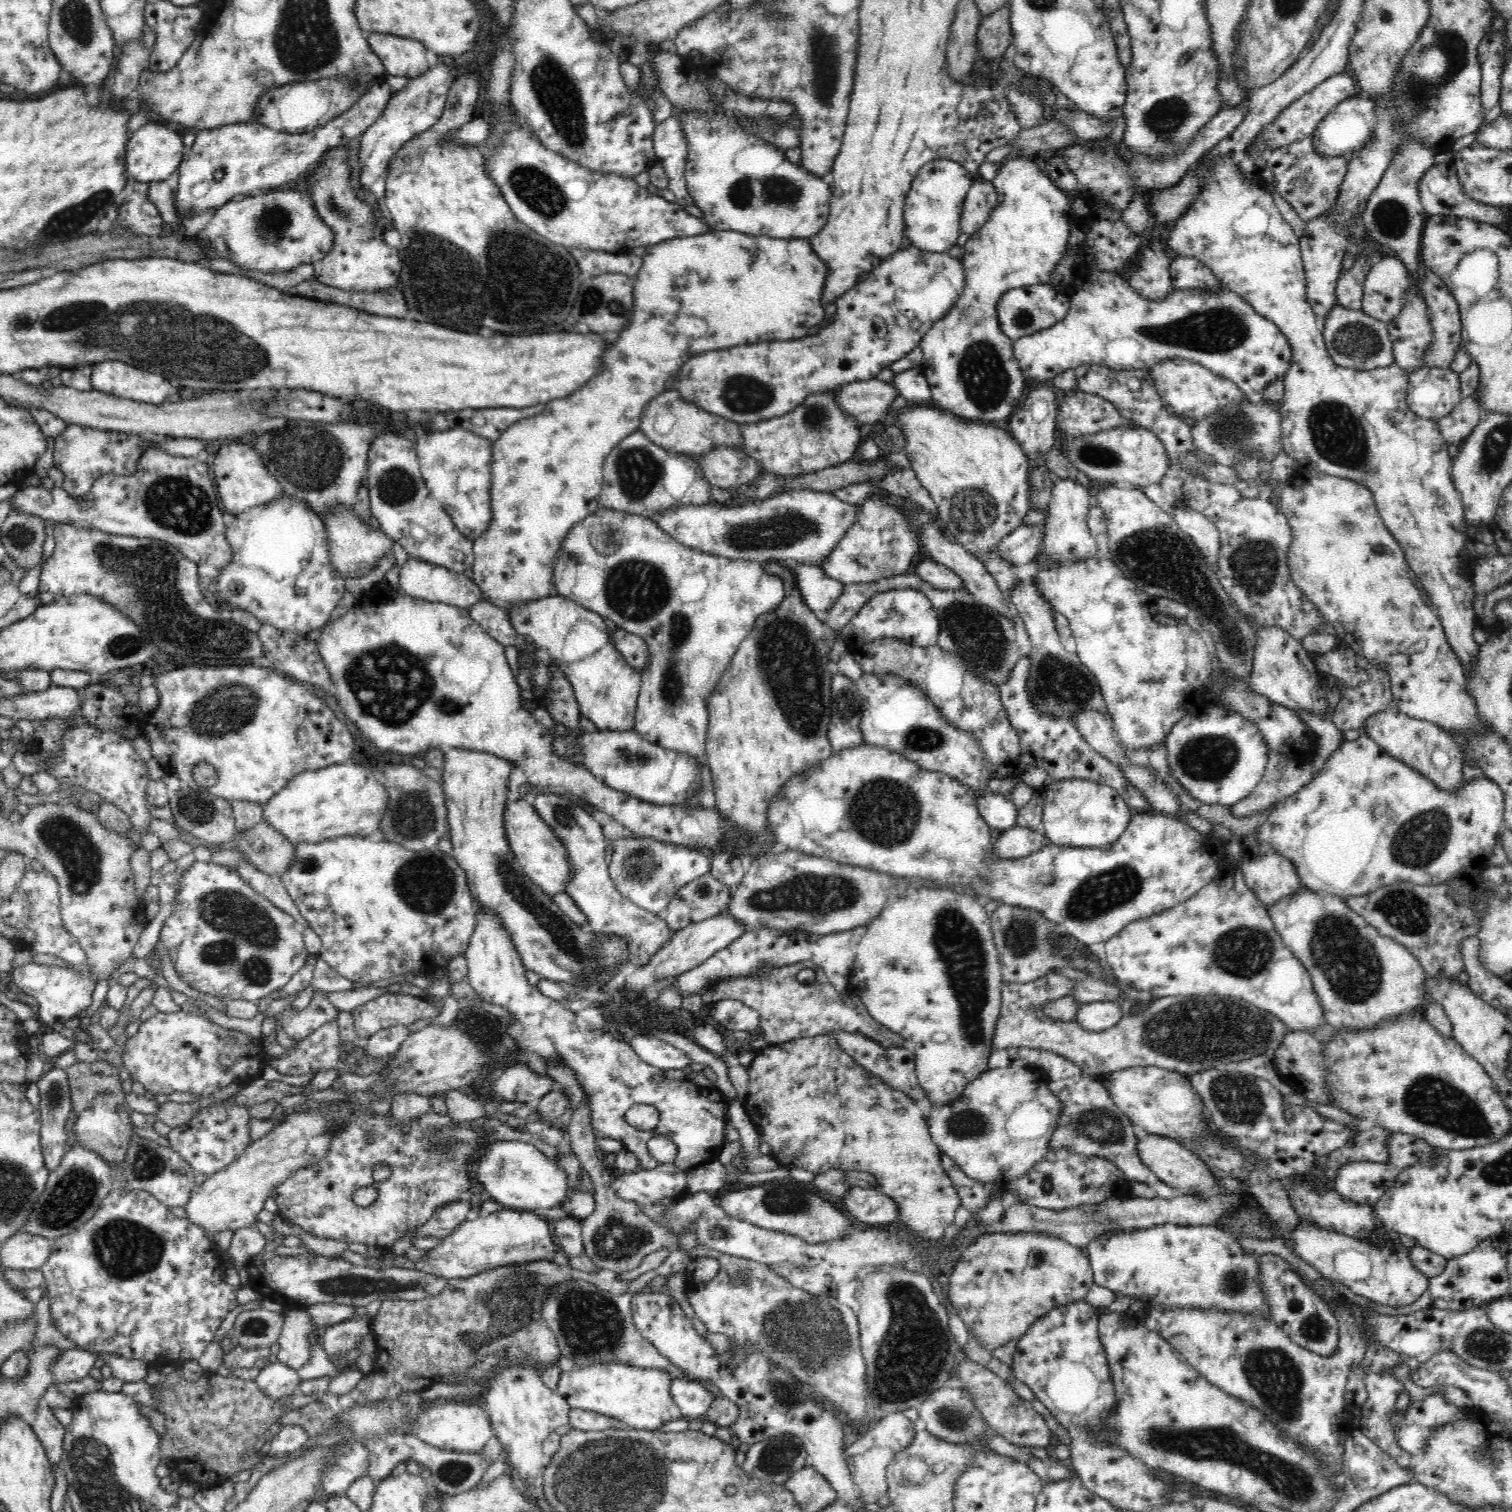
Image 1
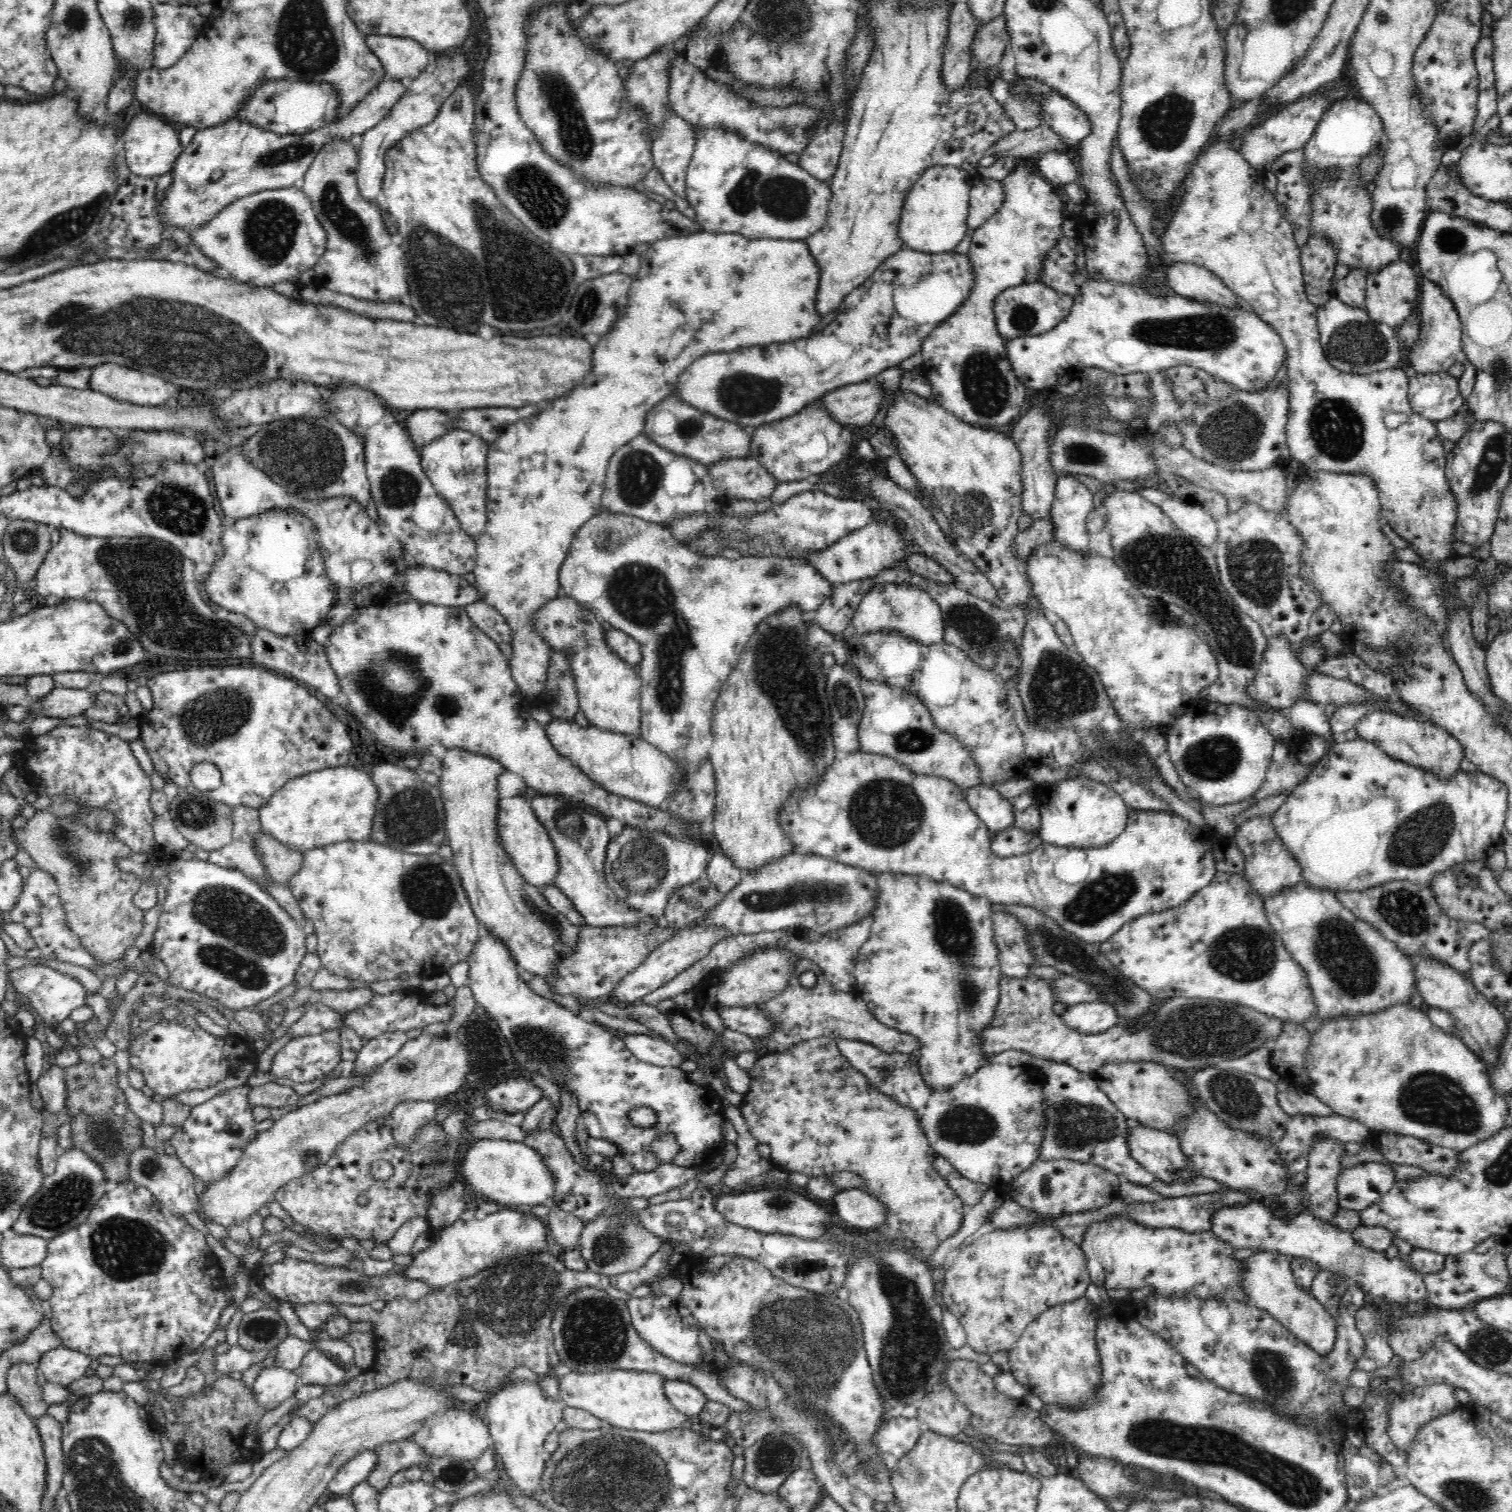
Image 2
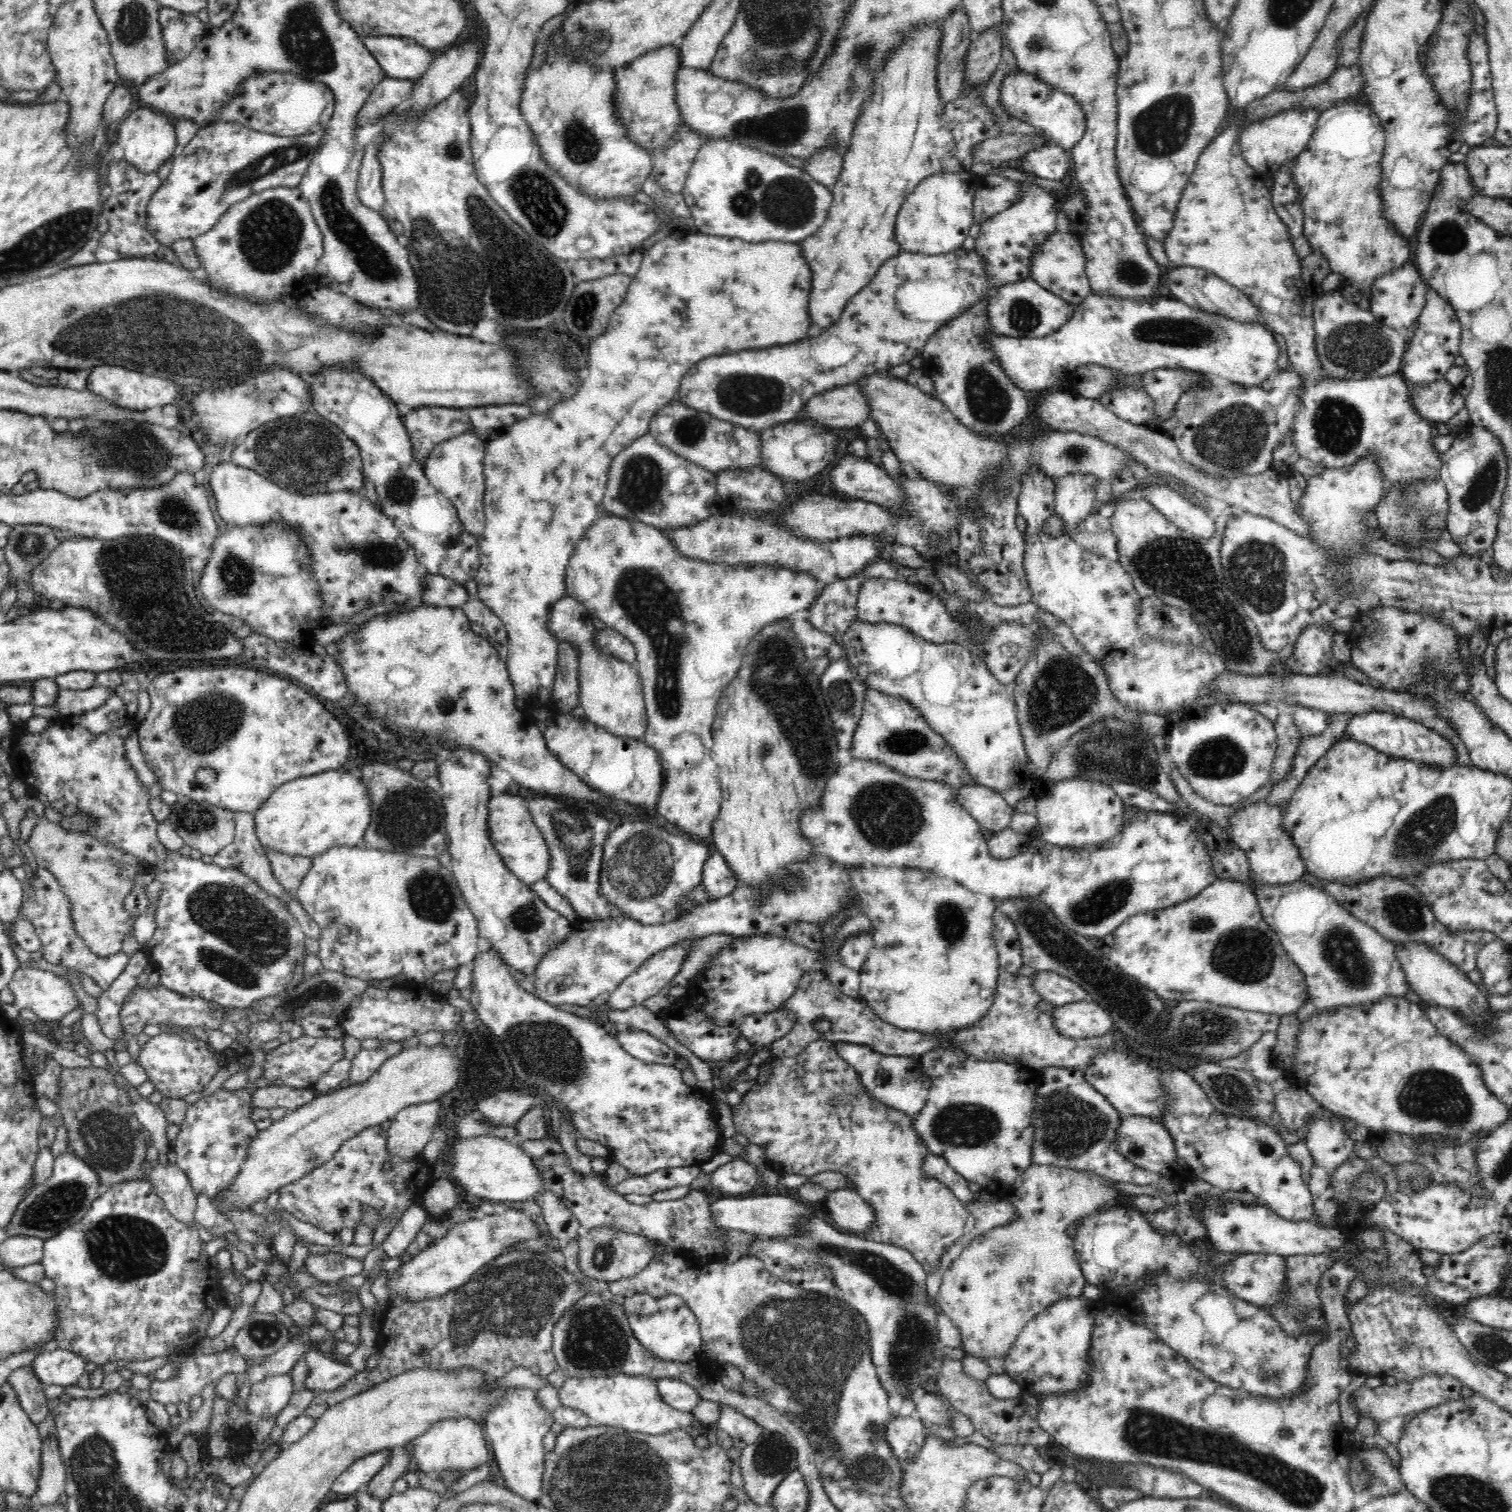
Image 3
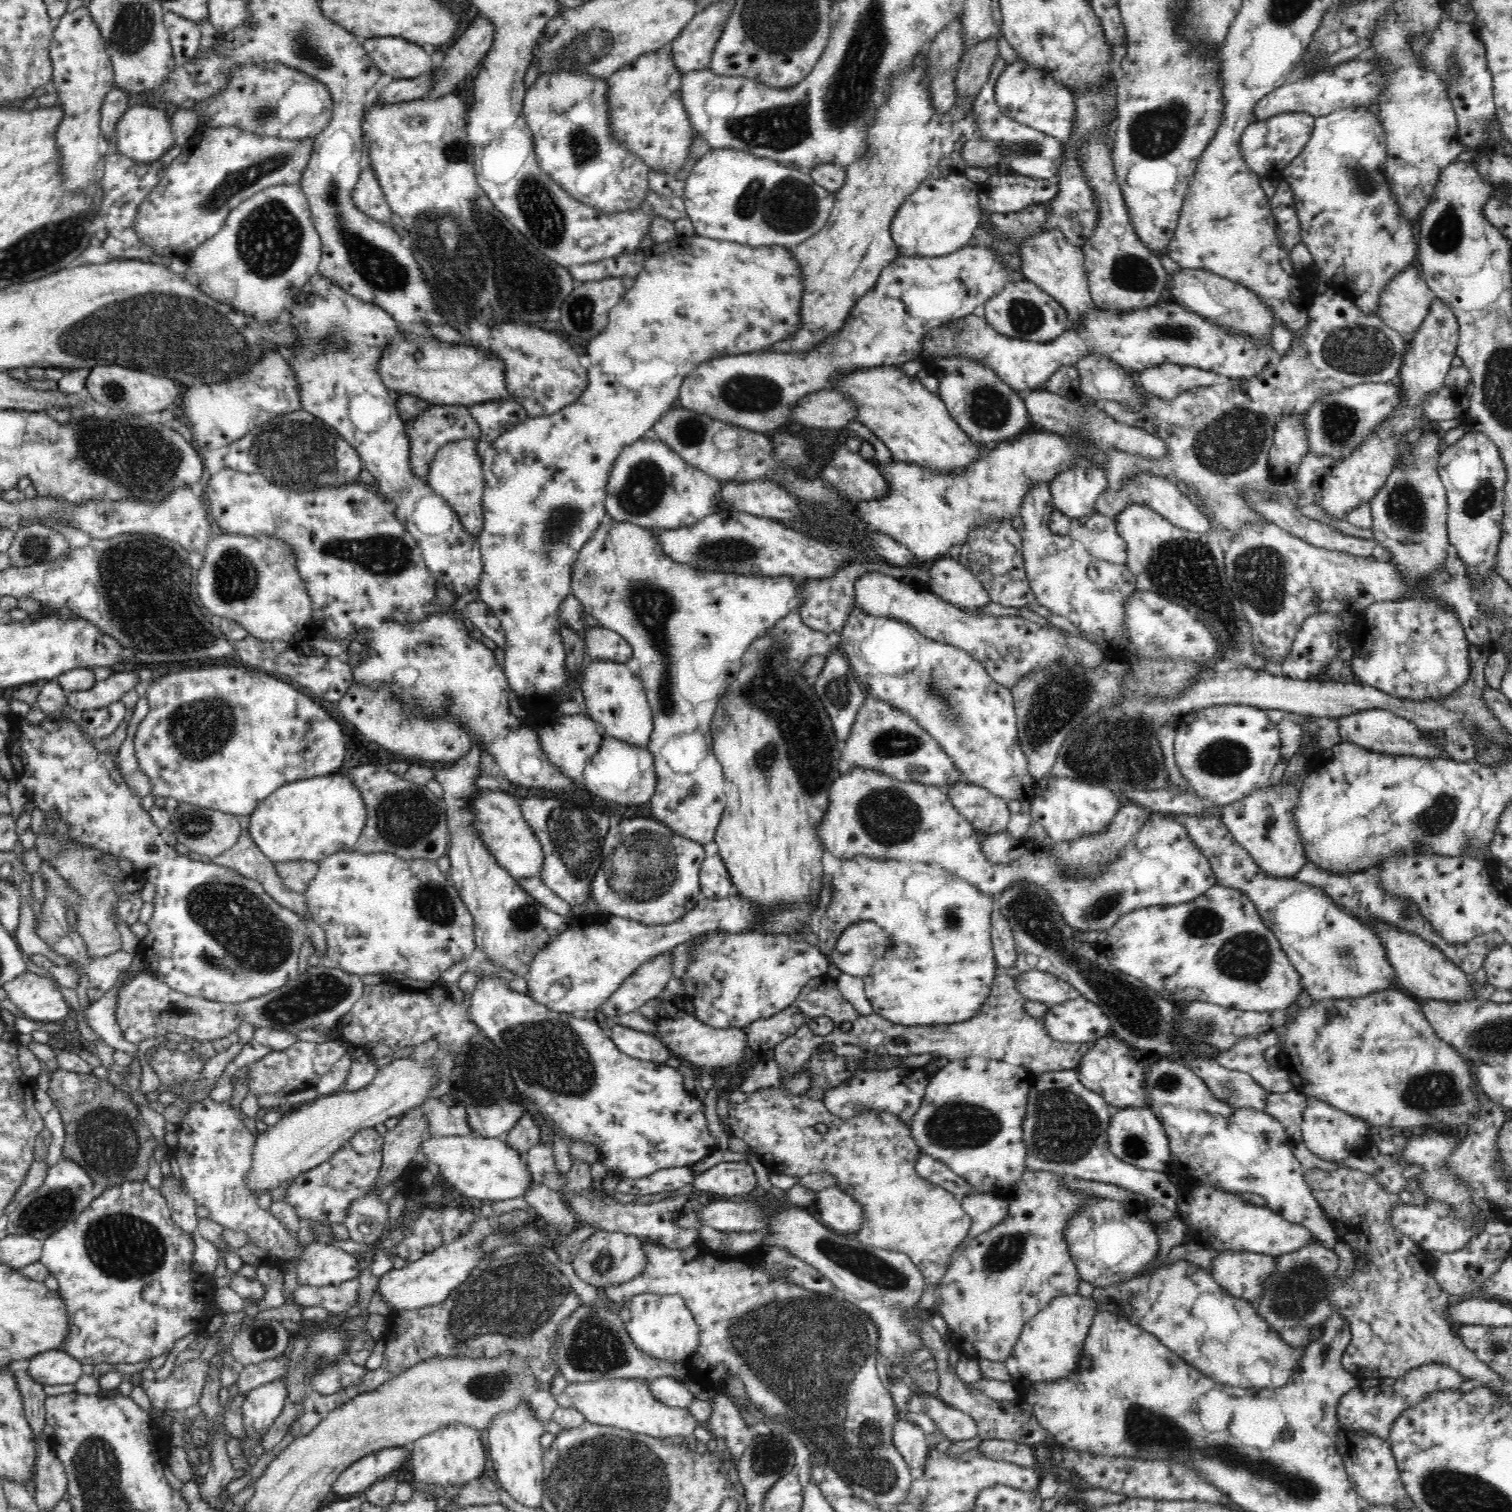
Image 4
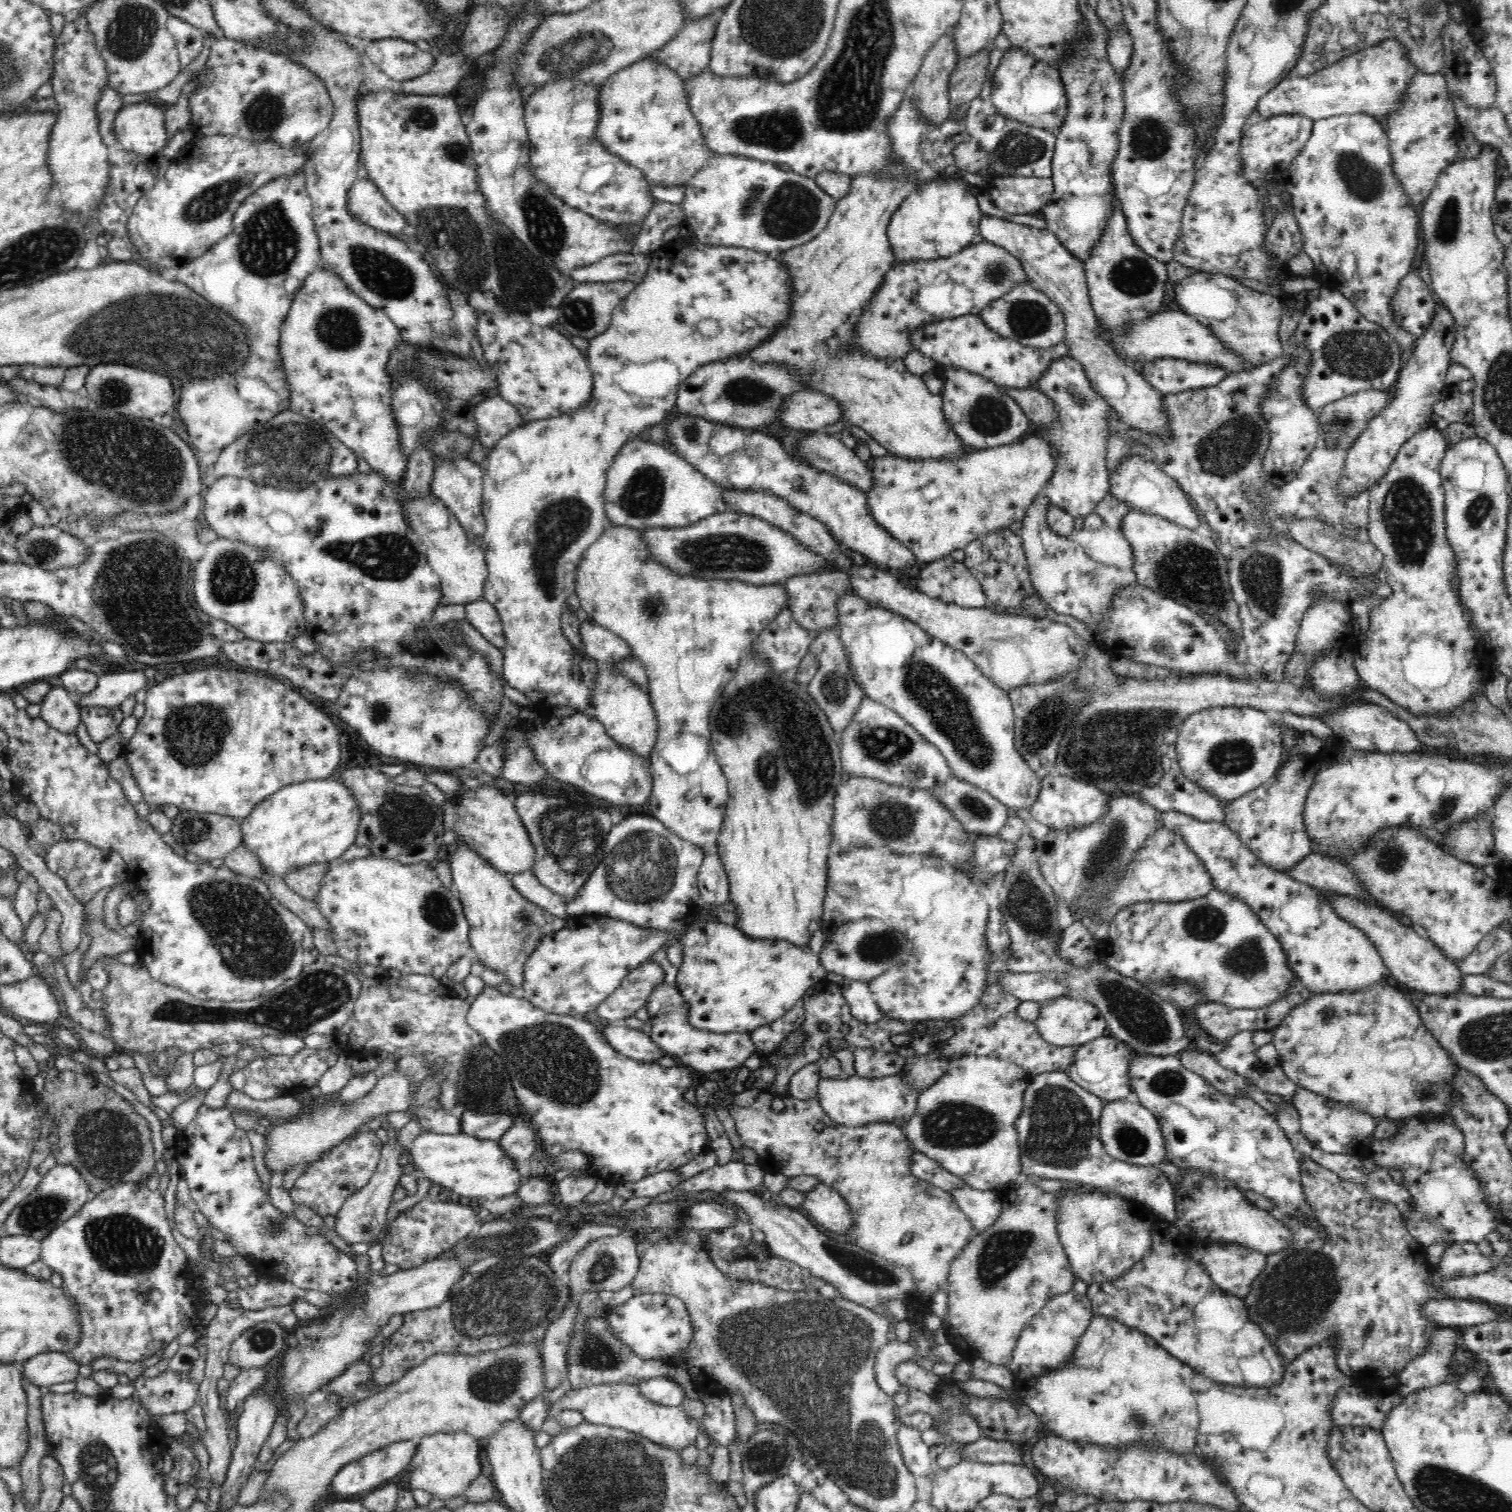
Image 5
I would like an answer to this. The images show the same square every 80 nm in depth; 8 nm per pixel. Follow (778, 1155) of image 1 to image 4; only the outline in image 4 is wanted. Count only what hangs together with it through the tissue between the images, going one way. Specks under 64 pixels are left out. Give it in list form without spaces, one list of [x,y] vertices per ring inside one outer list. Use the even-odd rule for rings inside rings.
[[[818,1046],[810,1060],[806,1060],[792,1076],[802,1071],[813,1076],[811,1088],[802,1094],[794,1096],[786,1088],[762,1088],[748,1095],[742,1104],[729,1103],[729,1119],[734,1136],[742,1138],[758,1154],[770,1173],[804,1177],[826,1172],[837,1178],[837,1187],[863,1206],[866,1222],[852,1236],[860,1244],[905,1254],[921,1272],[926,1284],[938,1285],[949,1267],[950,1254],[962,1244],[972,1227],[971,1216],[966,1214],[960,1201],[951,1192],[932,1184],[916,1172],[916,1162],[922,1150],[911,1135],[910,1124],[902,1123],[888,1112],[874,1113],[868,1108],[850,1121],[844,1121],[828,1111],[824,1105],[824,1092],[830,1088],[844,1088],[852,1078],[844,1057],[834,1054],[832,1048],[822,1051]],[[818,1123],[828,1127],[826,1134],[819,1134],[815,1130]]]

